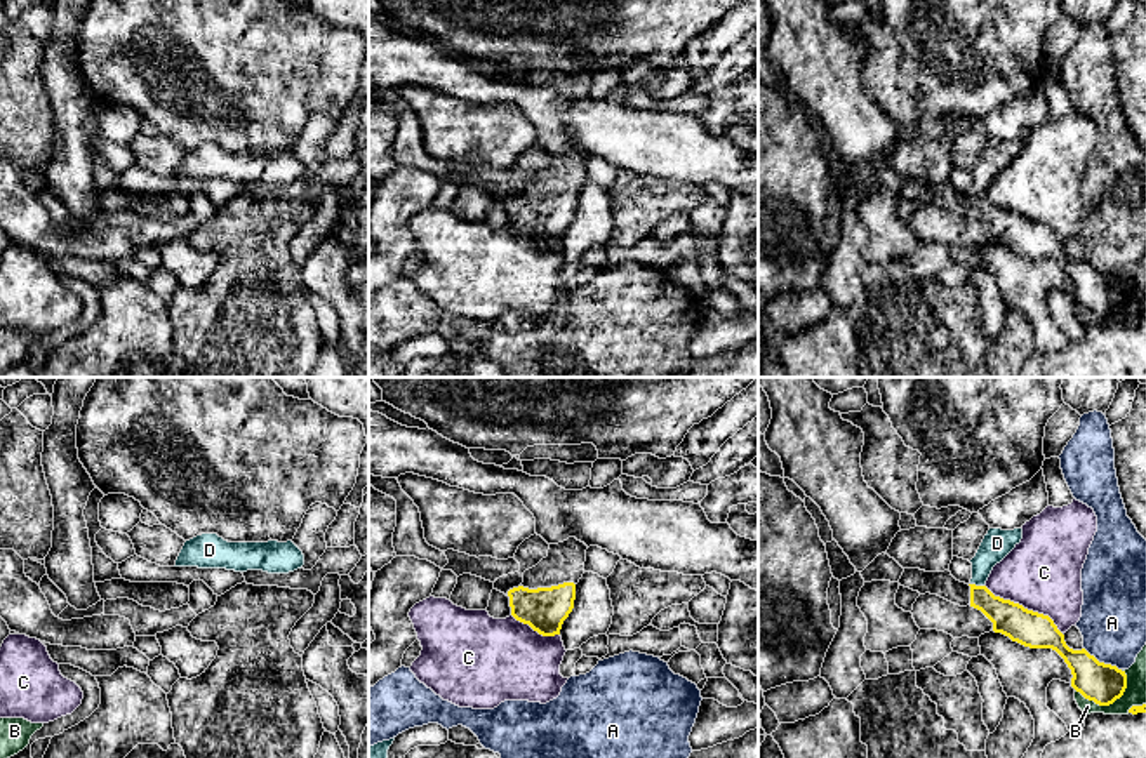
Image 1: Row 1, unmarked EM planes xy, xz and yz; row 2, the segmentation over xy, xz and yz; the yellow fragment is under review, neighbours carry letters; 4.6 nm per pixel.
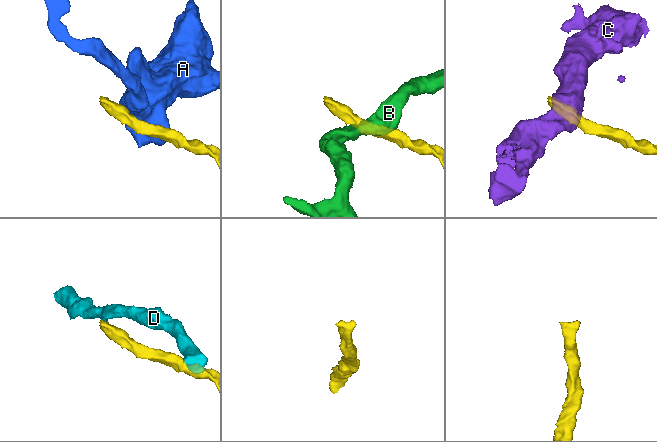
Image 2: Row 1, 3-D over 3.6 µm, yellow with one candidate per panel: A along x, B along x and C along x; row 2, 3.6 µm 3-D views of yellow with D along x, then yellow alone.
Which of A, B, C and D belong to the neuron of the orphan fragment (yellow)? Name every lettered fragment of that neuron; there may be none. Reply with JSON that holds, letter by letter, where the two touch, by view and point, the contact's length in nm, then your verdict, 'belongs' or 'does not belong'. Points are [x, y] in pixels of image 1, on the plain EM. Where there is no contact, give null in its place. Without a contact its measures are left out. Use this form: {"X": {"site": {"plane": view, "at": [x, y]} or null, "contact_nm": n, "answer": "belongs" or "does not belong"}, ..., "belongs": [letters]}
{"A": {"site": {"plane": "yz", "at": [1103, 273]}, "contact_nm": 200, "answer": "does not belong"}, "B": {"site": {"plane": "yz", "at": [1108, 315]}, "contact_nm": 260, "answer": "does not belong"}, "C": {"site": {"plane": "yz", "at": [1023, 218]}, "contact_nm": 420, "answer": "does not belong"}, "D": {"site": {"plane": "yz", "at": [978, 197]}, "contact_nm": 70, "answer": "does not belong"}, "belongs": []}

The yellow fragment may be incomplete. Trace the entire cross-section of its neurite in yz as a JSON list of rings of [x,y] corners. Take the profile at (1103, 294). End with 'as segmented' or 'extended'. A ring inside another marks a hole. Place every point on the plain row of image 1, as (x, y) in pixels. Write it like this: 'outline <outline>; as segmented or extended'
outline [[[904,179],[899,195],[920,205],[937,205],[960,217],[970,216],[993,233],[995,243],[1024,257],[1056,261],[1071,280],[1071,297],[1099,316],[1113,315],[1127,299],[1125,282],[1099,273],[1085,259],[1069,259],[1049,226],[995,207],[986,196],[960,193],[949,181],[925,183],[920,179]]]; extended

